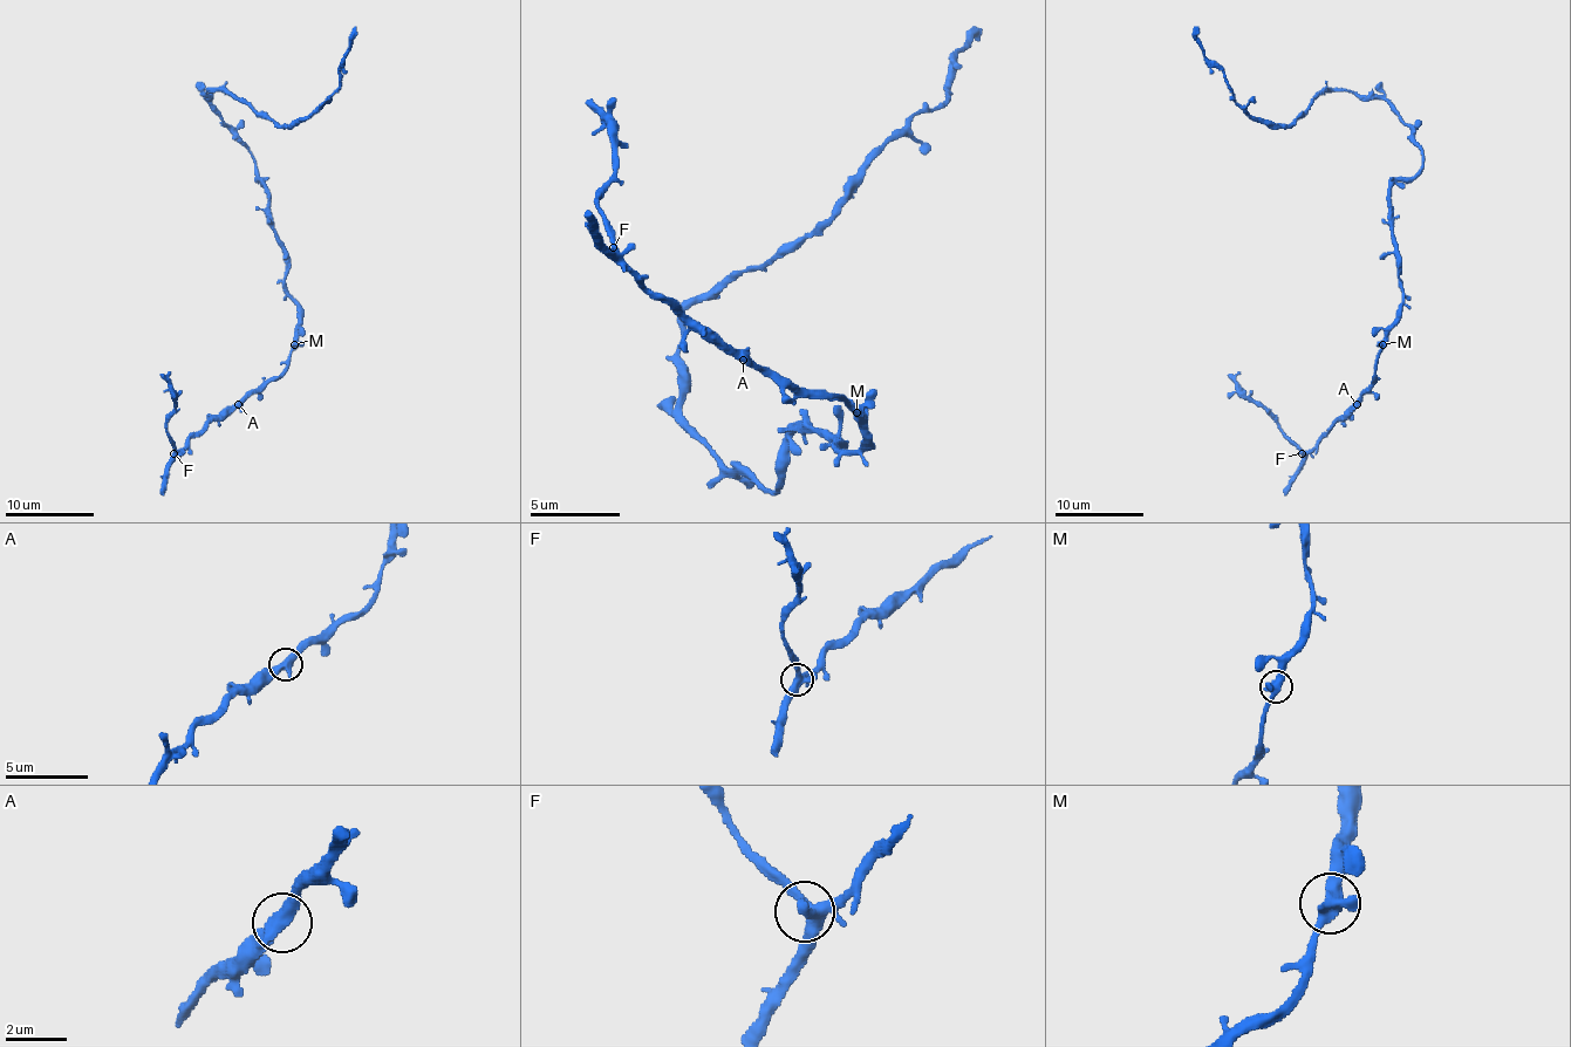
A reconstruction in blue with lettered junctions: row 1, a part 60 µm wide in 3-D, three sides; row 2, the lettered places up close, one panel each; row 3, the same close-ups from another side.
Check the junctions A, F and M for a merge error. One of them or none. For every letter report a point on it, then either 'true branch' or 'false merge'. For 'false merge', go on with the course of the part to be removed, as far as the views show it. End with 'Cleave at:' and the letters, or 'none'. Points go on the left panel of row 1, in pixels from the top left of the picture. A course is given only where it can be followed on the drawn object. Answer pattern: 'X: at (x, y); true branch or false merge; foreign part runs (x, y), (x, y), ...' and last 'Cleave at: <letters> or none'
A: at (238, 404); true branch
F: at (173, 453); true branch
M: at (294, 344); true branch
Cleave at: none

